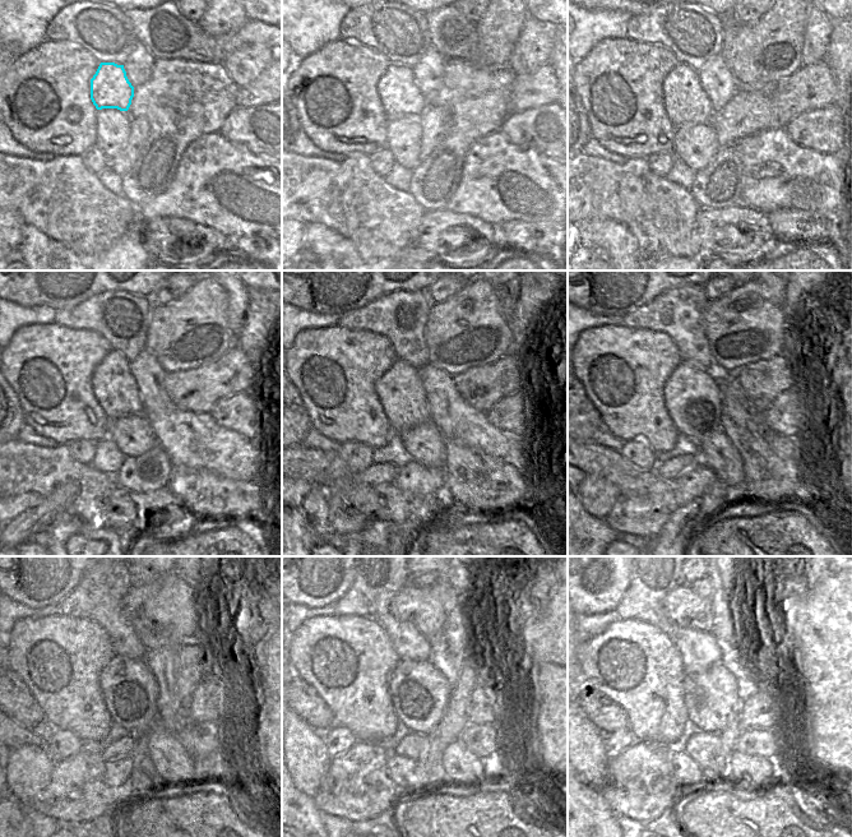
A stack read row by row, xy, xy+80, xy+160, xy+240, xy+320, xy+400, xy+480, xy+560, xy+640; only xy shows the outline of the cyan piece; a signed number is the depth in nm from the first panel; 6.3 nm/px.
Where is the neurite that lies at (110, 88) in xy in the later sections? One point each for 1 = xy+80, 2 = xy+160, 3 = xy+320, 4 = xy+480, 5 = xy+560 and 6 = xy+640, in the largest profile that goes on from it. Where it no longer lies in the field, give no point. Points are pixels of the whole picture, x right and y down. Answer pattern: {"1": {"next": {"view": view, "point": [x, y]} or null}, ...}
{"1": {"next": {"view": "xy+80", "point": [399, 95]}}, "2": {"next": {"view": "xy+160", "point": [685, 101]}}, "3": {"next": {"view": "xy+320", "point": [399, 389]}}, "4": {"next": {"view": "xy+480", "point": [129, 689]}}, "5": {"next": {"view": "xy+560", "point": [418, 693]}}, "6": {"next": {"view": "xy+640", "point": [712, 698]}}}

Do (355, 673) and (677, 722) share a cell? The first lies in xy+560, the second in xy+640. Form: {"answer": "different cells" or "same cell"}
{"answer": "same cell"}

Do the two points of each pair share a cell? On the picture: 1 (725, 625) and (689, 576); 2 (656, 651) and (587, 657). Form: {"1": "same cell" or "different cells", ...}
{"1": "different cells", "2": "same cell"}

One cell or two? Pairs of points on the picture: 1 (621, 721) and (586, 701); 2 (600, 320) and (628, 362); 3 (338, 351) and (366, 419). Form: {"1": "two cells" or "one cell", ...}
{"1": "one cell", "2": "two cells", "3": "one cell"}

